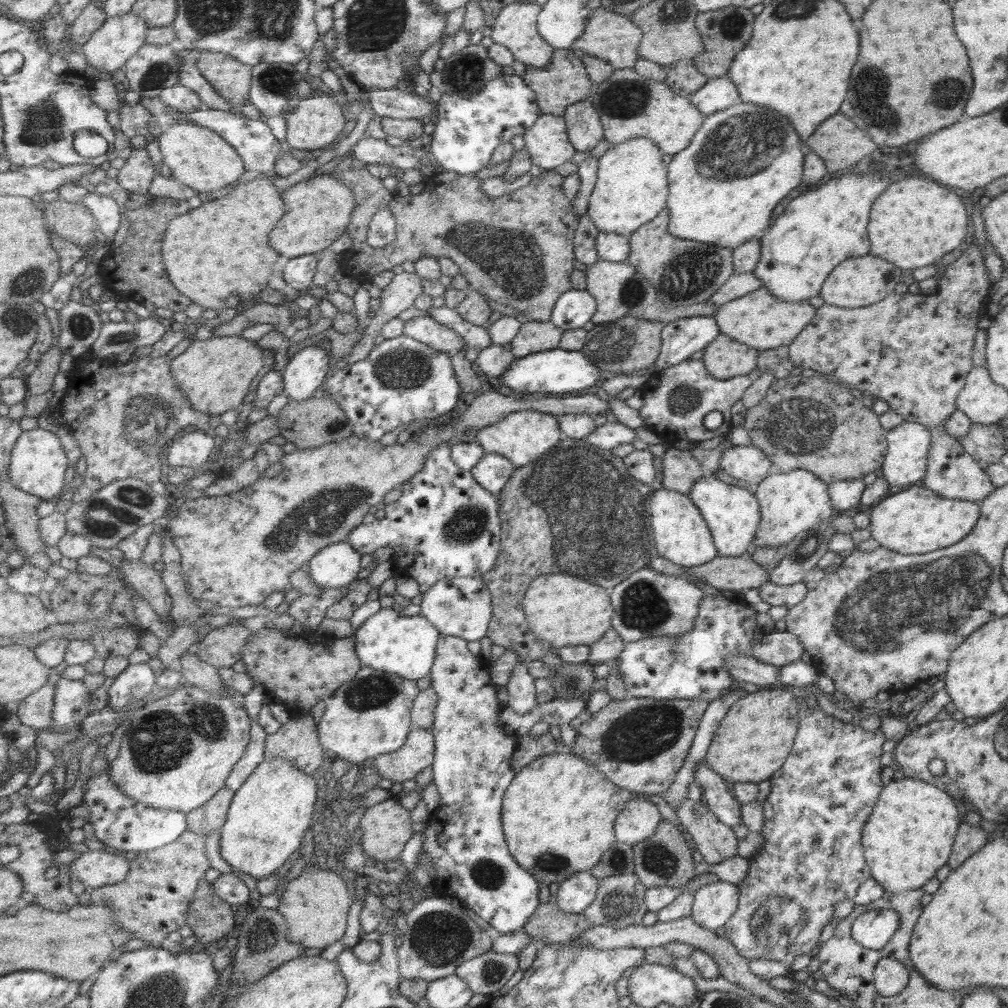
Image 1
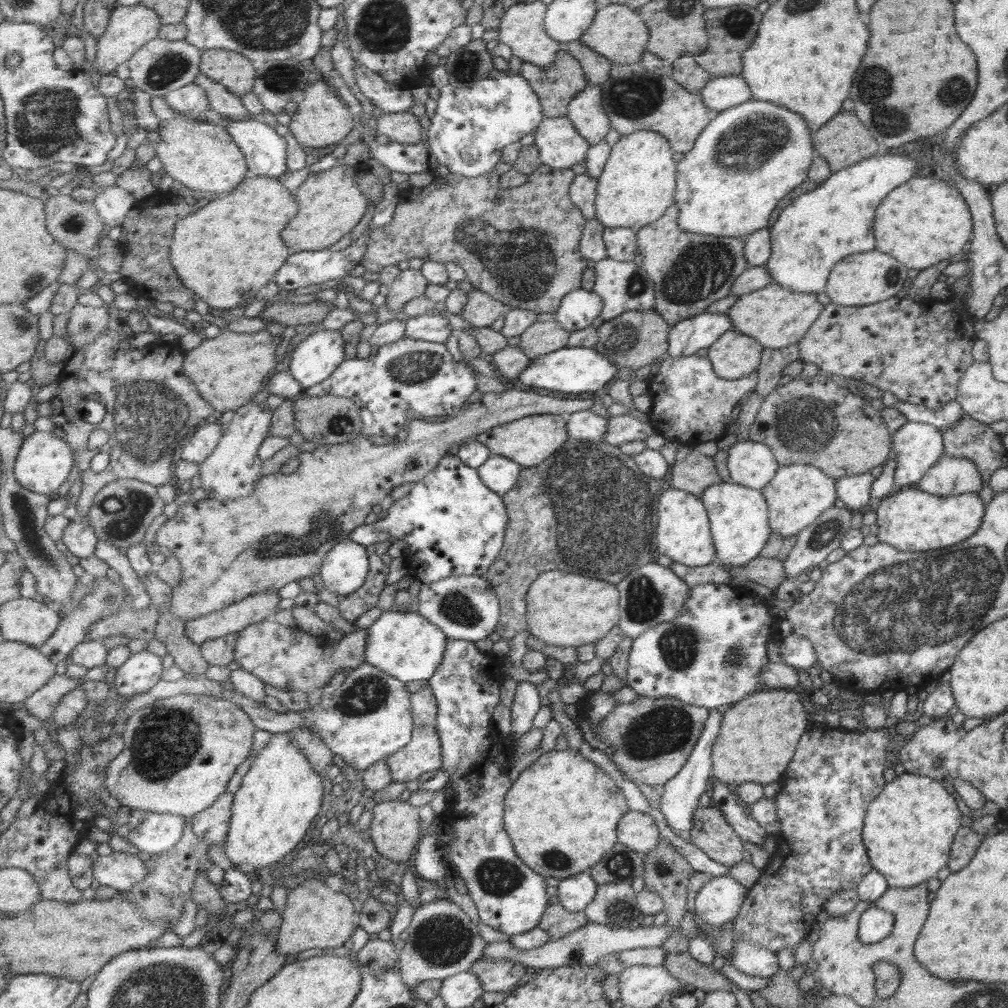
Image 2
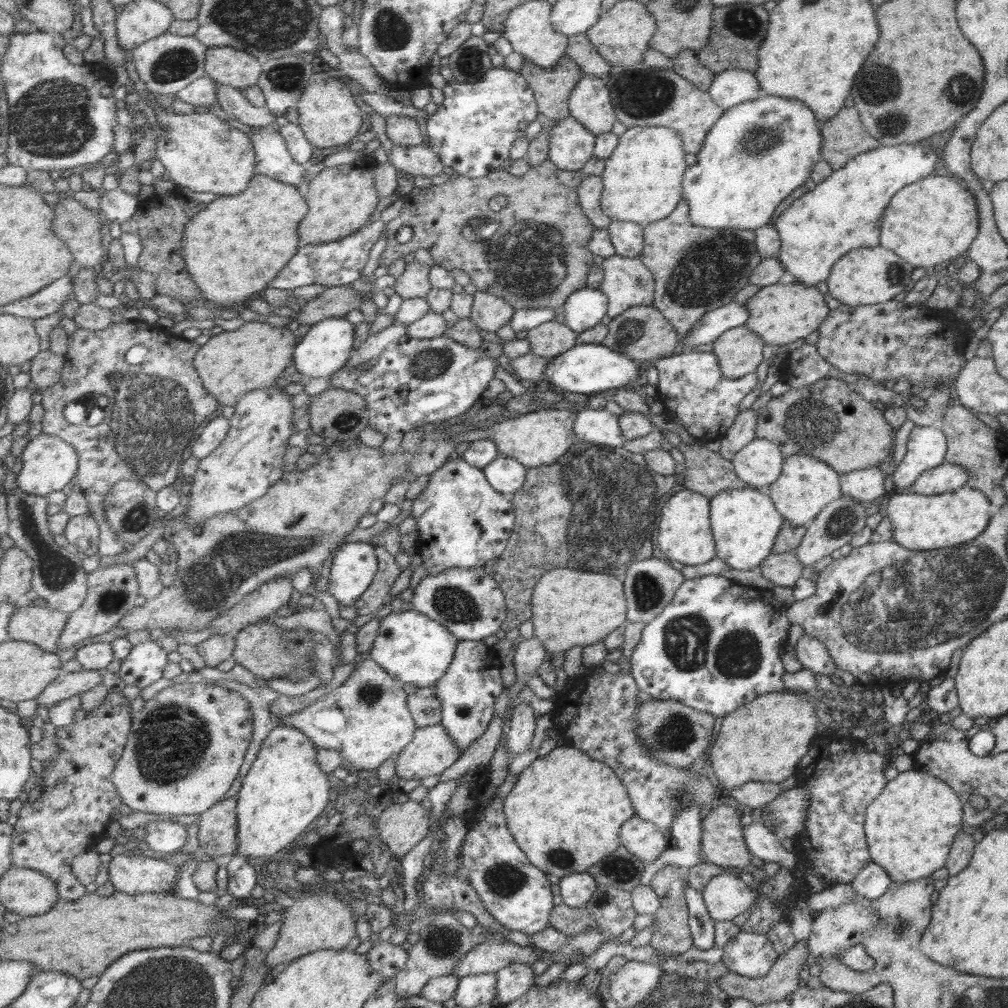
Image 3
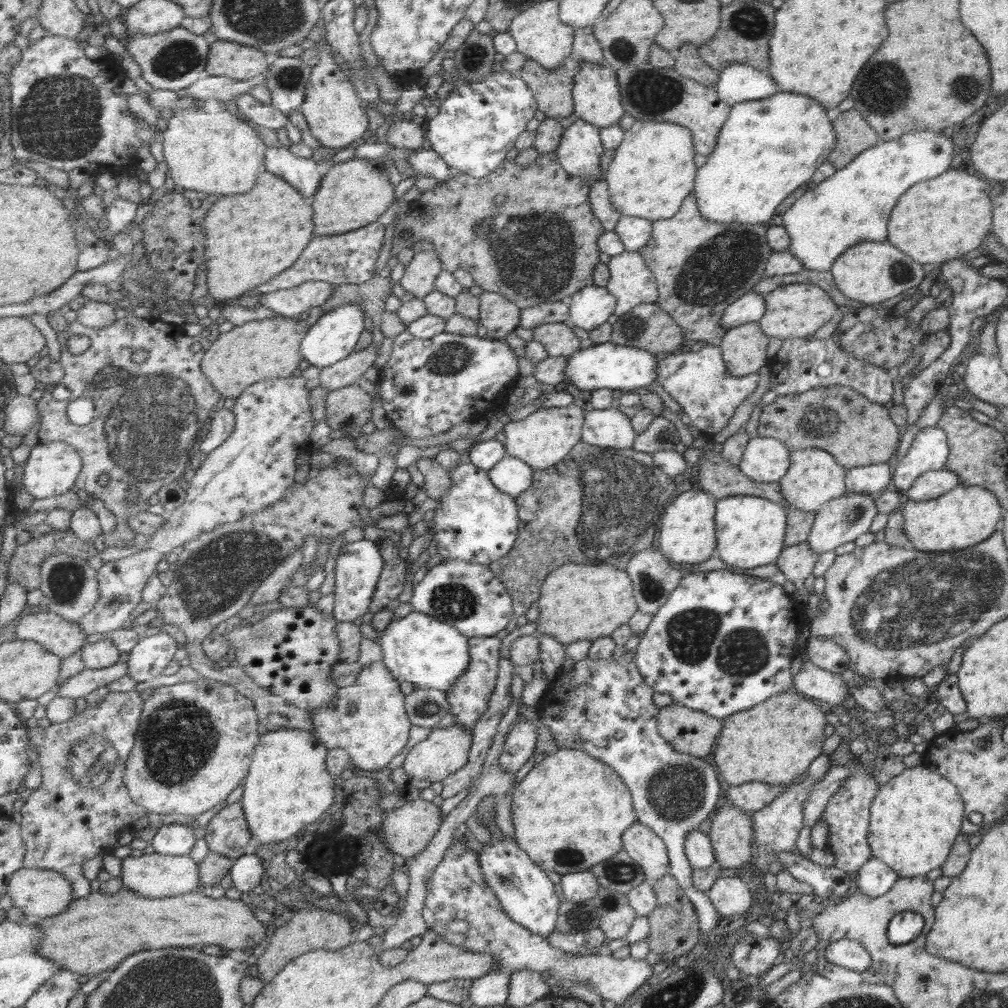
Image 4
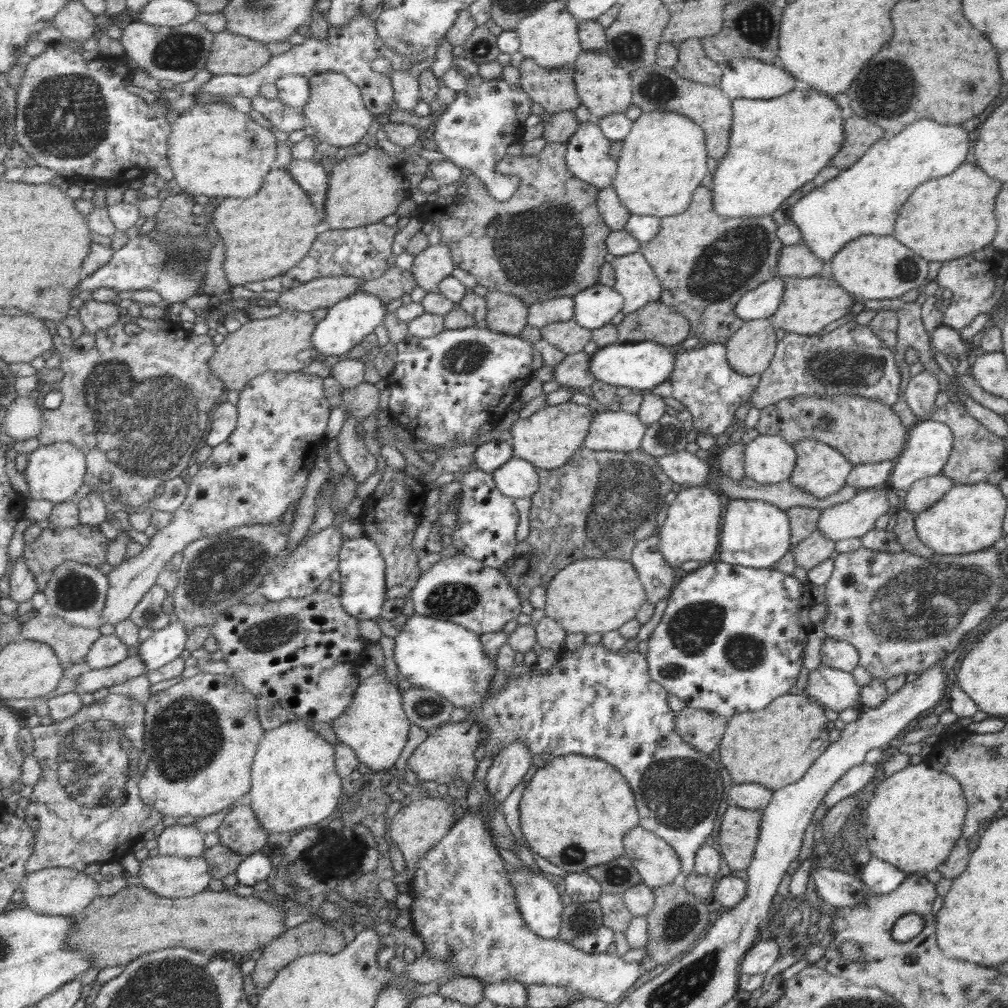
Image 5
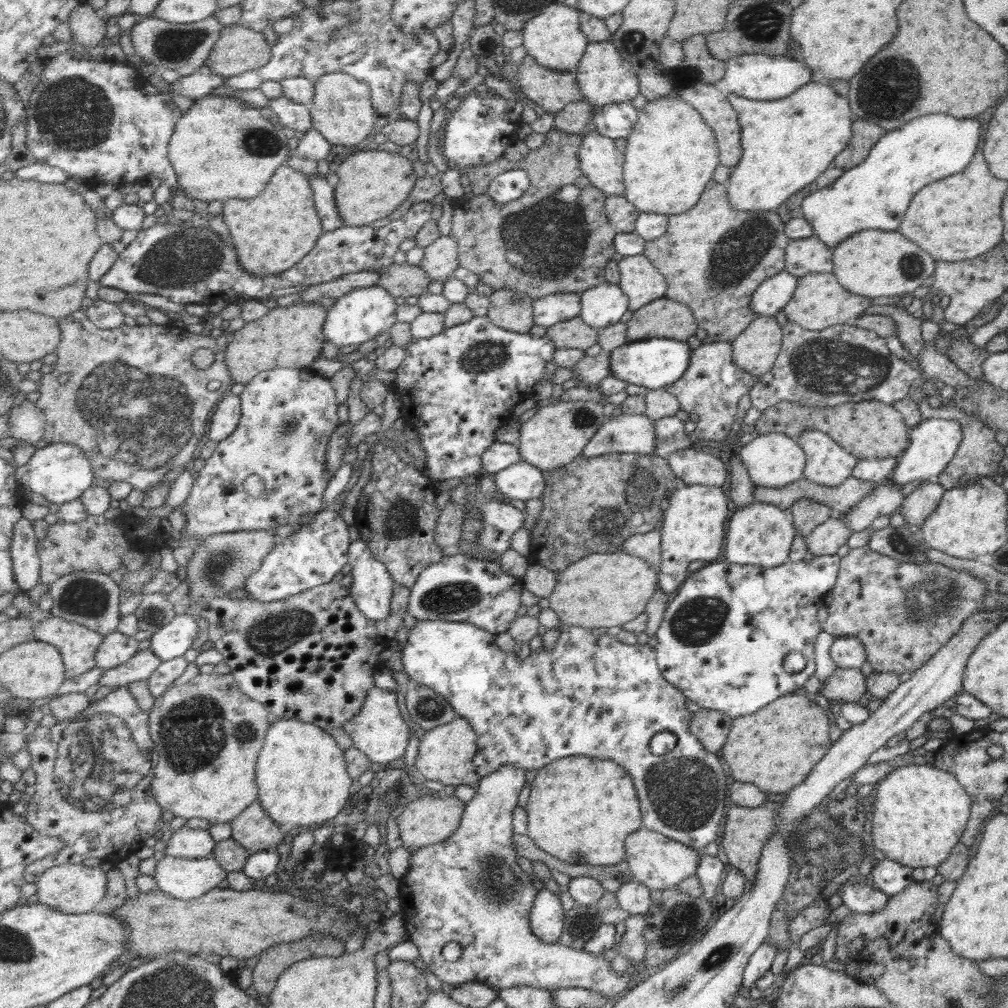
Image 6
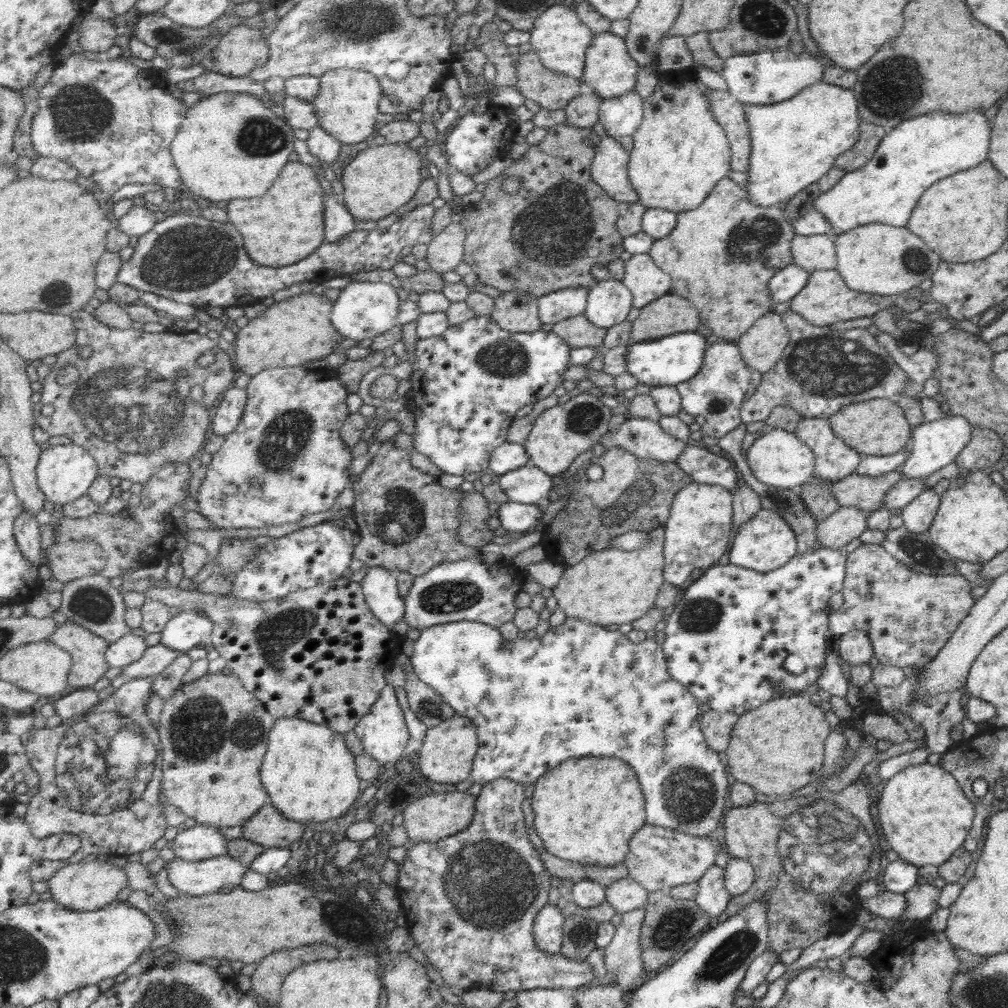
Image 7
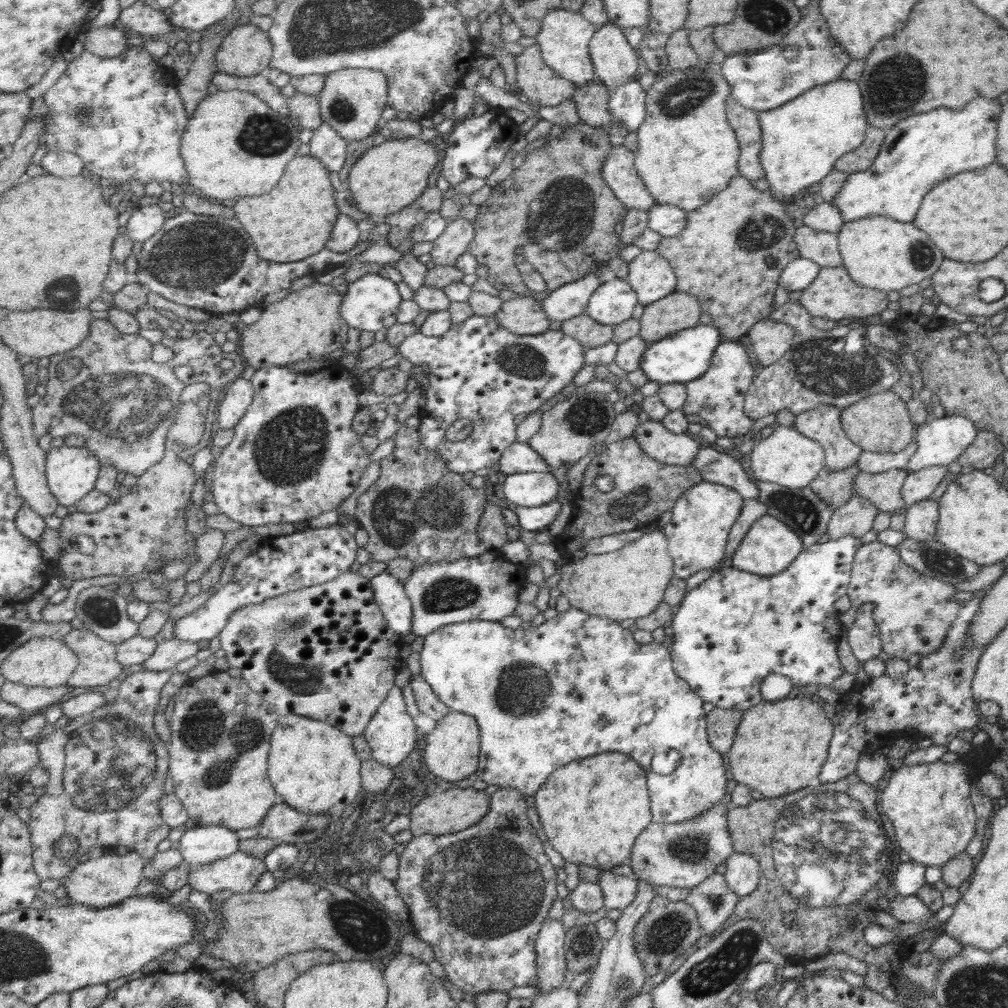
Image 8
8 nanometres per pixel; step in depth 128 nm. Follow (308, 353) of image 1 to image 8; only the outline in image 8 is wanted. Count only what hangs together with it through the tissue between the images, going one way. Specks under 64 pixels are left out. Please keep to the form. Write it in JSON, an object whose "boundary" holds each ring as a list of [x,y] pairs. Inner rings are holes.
{"boundary":[[[379,273],[367,274],[348,285],[347,292],[343,297],[341,315],[350,327],[360,331],[379,332],[383,328],[391,328],[398,322],[398,312],[402,301],[399,288],[393,280],[384,278]]]}

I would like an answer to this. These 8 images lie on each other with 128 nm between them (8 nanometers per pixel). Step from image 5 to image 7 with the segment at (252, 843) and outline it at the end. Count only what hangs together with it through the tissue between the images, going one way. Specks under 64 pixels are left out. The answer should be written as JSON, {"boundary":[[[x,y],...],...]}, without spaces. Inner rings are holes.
{"boundary":[[[269,802],[243,824],[242,836],[267,848],[285,848],[307,832],[307,824],[285,817],[278,806]]]}

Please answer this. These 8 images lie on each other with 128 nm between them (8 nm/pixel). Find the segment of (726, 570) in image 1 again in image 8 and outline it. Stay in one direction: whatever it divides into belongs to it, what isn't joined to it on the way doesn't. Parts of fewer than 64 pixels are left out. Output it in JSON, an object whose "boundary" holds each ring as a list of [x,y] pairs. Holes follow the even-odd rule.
{"boundary":[[[859,495],[852,497],[843,506],[834,509],[831,518],[827,520],[825,534],[831,540],[847,534],[862,537],[871,531],[873,520],[879,509],[867,499]]]}

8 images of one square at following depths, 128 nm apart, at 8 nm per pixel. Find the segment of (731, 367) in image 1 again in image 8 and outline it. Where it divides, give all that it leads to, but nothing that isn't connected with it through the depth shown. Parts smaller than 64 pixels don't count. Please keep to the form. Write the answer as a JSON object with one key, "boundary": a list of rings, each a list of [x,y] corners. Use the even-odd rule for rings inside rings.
{"boundary":[[[765,318],[755,322],[745,336],[750,340],[758,366],[767,367],[787,352],[795,336],[795,329],[785,323]]]}

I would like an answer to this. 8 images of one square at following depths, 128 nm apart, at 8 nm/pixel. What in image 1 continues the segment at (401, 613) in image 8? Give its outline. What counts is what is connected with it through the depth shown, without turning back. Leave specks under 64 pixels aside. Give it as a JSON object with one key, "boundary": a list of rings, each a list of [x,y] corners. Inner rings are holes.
{"boundary":[[[349,540],[341,541],[319,550],[309,560],[307,572],[311,580],[323,589],[349,586],[363,568],[361,556]]]}

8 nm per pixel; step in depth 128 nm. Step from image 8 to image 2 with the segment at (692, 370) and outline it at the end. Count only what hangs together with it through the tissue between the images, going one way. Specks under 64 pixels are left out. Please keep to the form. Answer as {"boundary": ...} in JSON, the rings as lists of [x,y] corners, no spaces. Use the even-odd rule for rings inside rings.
{"boundary":[[[565,347],[555,350],[551,354],[532,359],[529,368],[523,370],[523,374],[519,374],[515,381],[532,388],[550,389],[551,391],[598,394],[603,391],[604,386],[610,384],[611,380],[616,380],[617,374],[619,374],[619,367],[607,355],[599,353],[597,349],[593,347]]]}

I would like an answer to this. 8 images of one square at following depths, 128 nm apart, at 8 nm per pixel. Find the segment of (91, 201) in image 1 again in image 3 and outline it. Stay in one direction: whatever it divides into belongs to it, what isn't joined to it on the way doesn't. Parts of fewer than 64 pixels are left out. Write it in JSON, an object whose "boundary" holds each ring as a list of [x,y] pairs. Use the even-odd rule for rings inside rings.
{"boundary":[[[118,187],[102,196],[100,212],[113,223],[130,223],[137,216],[139,204],[139,198]]]}

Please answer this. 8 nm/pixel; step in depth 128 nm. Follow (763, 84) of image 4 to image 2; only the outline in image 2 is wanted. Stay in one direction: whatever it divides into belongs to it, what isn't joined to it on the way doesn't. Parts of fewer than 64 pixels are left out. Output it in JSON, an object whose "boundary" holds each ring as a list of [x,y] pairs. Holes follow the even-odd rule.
{"boundary":[[[741,75],[709,78],[698,94],[707,107],[715,112],[730,109],[751,99],[750,86]]]}

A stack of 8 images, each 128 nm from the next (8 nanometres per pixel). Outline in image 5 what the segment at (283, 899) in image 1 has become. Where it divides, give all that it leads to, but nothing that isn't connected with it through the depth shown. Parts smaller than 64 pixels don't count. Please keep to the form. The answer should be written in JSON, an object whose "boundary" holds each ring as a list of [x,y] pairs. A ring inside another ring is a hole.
{"boundary":[[[317,919],[299,923],[293,927],[291,926],[285,934],[281,934],[279,938],[269,942],[267,946],[262,949],[261,956],[253,963],[252,980],[260,992],[276,980],[277,974],[282,968],[285,968],[285,966],[291,964],[294,960],[317,952],[340,954],[345,946],[347,946],[347,942],[345,942],[345,938],[341,932],[329,925],[328,922]]]}

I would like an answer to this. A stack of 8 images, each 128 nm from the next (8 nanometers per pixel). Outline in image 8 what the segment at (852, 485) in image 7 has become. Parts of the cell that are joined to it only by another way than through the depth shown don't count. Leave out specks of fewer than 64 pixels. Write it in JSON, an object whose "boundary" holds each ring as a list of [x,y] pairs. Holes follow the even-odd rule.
{"boundary":[[[889,469],[875,474],[861,471],[853,478],[853,495],[871,501],[881,513],[902,511],[907,505],[899,490],[906,473],[904,469]]]}

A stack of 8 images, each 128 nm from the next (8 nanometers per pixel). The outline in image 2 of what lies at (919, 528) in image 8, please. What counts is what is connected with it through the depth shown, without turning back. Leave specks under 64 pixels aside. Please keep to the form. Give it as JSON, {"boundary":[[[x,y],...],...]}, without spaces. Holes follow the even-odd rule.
{"boundary":[[[941,454],[941,458],[915,484],[915,488],[937,496],[951,496],[959,493],[975,493],[981,489],[983,480],[977,468],[967,458],[955,458]]]}

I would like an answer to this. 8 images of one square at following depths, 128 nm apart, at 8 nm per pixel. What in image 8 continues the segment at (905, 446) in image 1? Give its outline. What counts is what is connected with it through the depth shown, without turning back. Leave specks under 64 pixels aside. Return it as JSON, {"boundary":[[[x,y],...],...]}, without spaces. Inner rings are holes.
{"boundary":[[[944,415],[928,424],[915,427],[914,441],[917,448],[905,466],[905,472],[923,467],[947,465],[973,442],[975,426],[958,415]]]}

